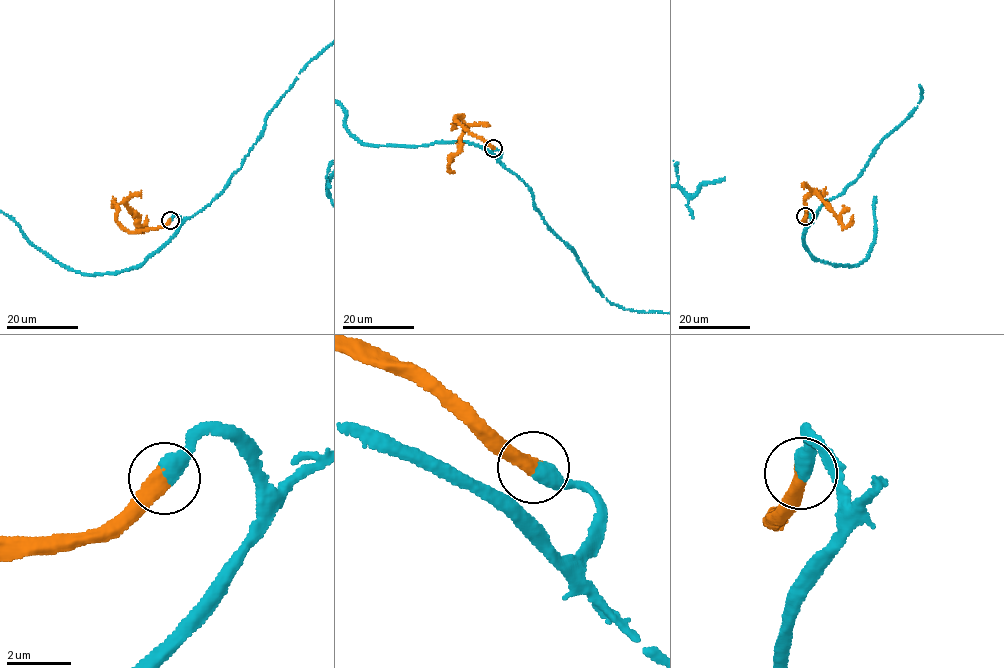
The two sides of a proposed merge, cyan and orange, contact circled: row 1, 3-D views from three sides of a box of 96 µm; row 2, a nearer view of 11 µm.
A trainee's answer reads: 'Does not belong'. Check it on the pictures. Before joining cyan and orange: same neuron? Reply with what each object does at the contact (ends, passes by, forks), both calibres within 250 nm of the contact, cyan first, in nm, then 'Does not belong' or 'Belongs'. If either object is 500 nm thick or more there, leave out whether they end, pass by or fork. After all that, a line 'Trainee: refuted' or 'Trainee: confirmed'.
Thickness 500 nm (cyan) against 500 nm. Belongs
Trainee: refuted

